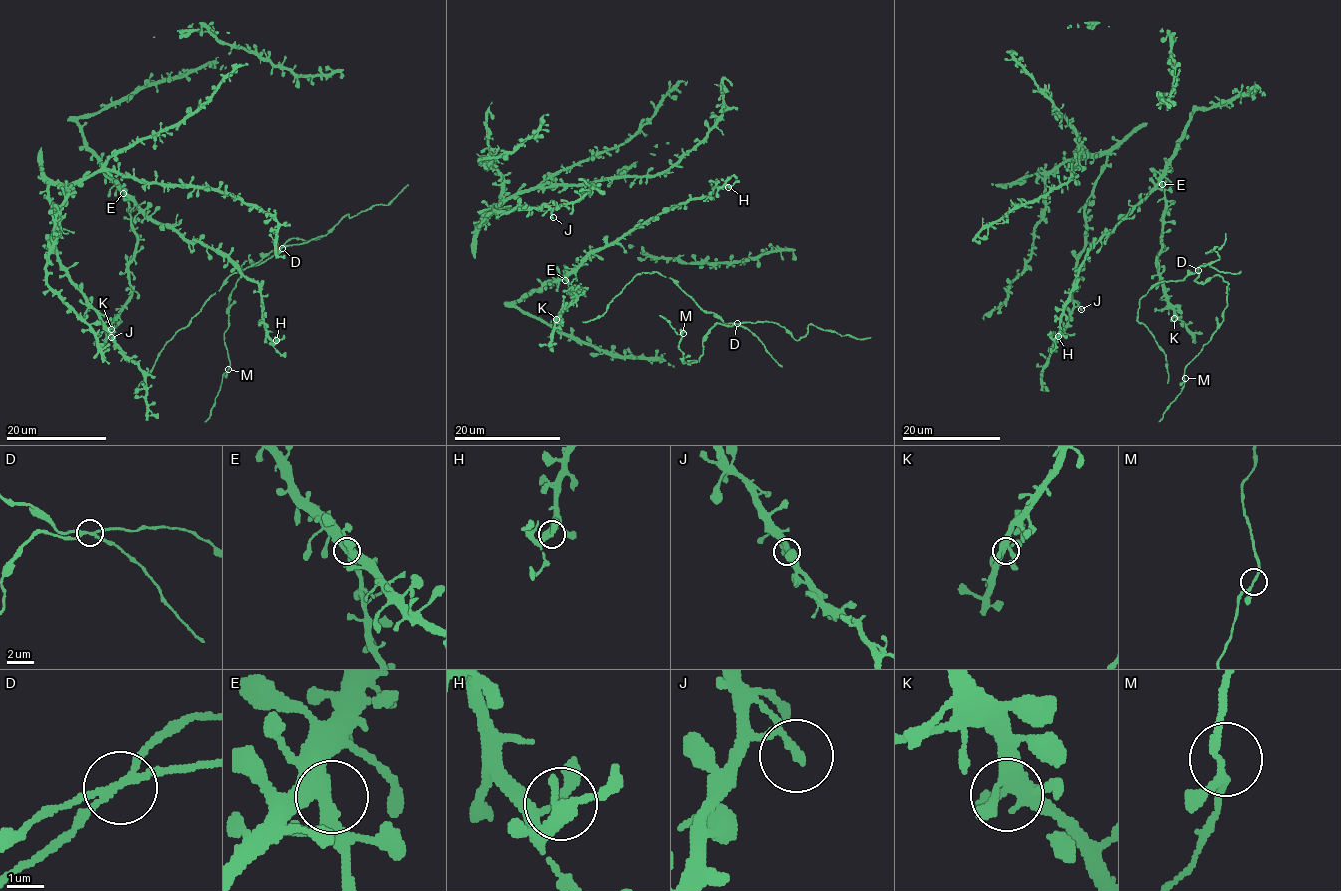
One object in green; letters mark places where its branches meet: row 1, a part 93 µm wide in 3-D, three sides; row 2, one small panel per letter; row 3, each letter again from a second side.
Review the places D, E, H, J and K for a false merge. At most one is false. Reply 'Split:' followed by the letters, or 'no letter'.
Split: D

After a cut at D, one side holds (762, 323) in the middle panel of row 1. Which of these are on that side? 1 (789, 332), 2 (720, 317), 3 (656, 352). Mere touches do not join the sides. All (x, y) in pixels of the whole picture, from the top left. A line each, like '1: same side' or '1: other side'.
1: same side
2: same side
3: same side

